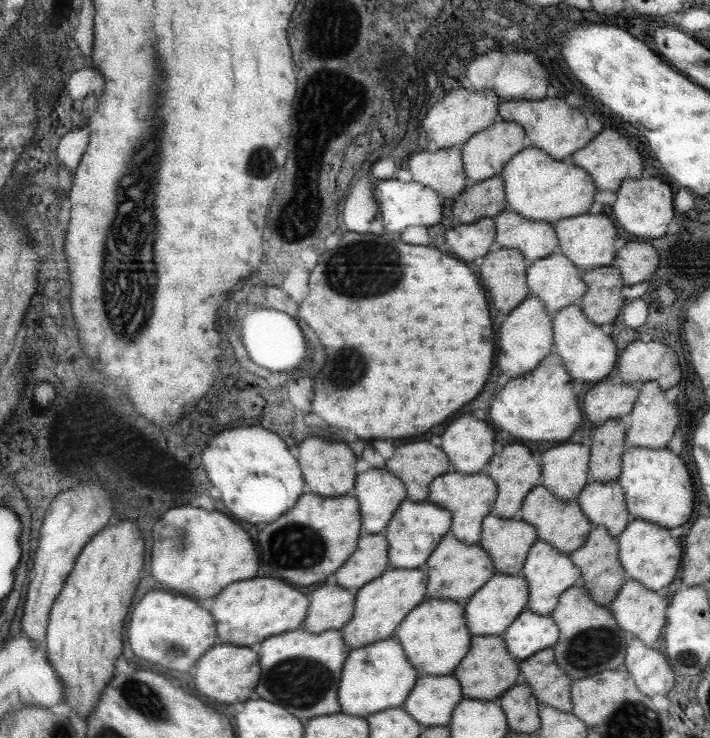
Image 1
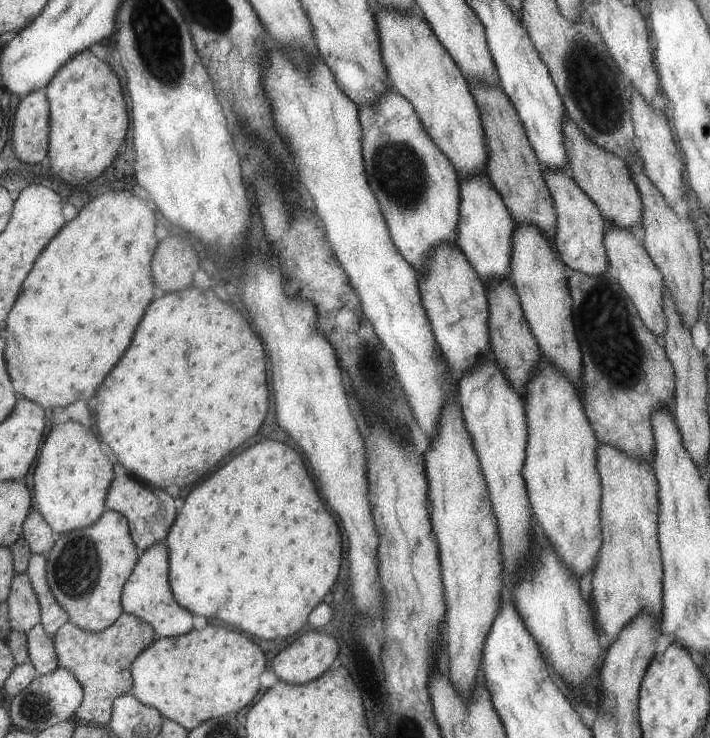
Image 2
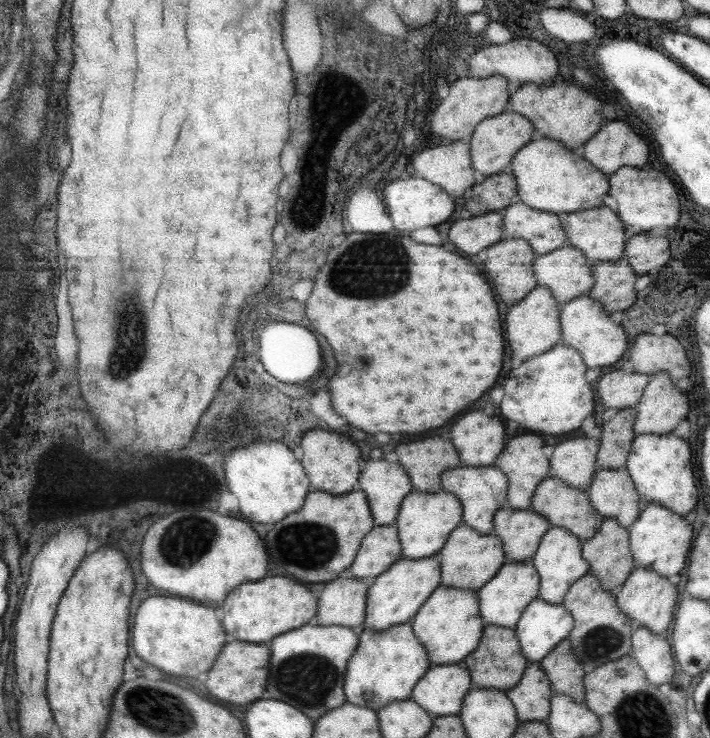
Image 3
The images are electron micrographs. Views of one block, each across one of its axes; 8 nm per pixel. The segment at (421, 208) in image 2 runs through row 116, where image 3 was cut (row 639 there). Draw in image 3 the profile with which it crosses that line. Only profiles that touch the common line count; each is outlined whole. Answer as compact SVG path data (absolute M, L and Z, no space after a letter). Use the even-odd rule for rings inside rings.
M412 619L385 630L361 628L358 645L348 660L343 690L347 703L379 710L393 701L409 699L417 681L431 666L423 645L412 631Z

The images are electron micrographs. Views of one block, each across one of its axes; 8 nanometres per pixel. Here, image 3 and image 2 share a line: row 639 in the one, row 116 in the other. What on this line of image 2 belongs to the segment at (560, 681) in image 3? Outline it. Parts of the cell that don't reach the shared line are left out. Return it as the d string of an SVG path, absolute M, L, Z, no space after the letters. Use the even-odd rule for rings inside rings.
M567 114L563 116L561 132L563 132L565 154L569 160L568 172L582 192L585 192L597 206L606 222L619 228L639 226L641 224L641 199L624 159L603 150L601 146L590 141Z

